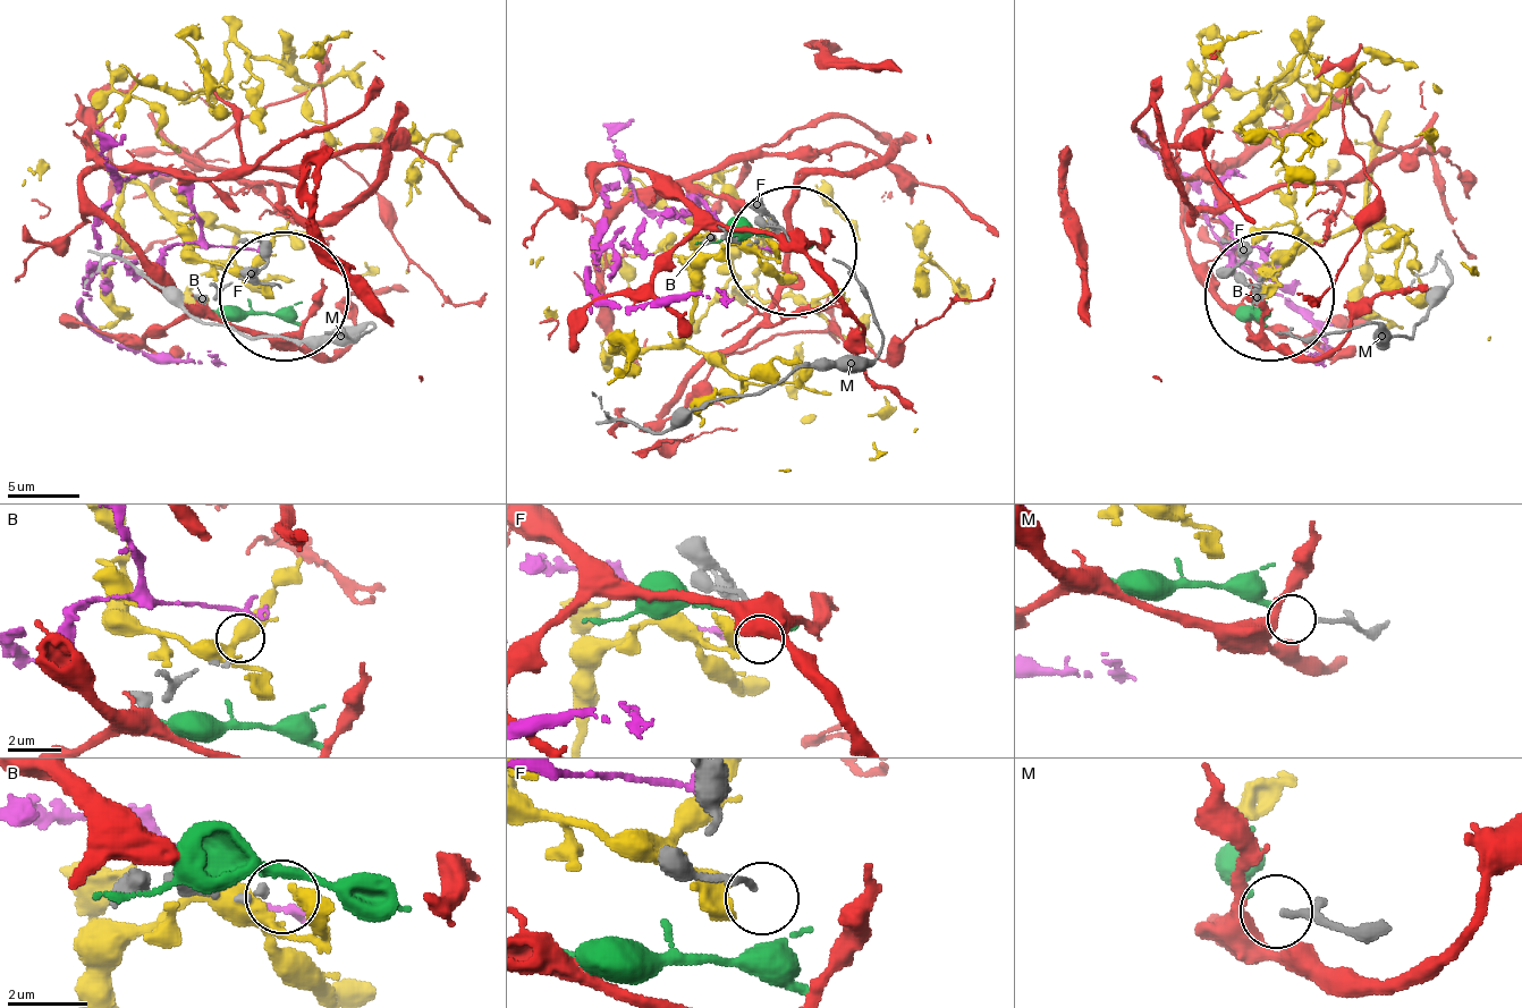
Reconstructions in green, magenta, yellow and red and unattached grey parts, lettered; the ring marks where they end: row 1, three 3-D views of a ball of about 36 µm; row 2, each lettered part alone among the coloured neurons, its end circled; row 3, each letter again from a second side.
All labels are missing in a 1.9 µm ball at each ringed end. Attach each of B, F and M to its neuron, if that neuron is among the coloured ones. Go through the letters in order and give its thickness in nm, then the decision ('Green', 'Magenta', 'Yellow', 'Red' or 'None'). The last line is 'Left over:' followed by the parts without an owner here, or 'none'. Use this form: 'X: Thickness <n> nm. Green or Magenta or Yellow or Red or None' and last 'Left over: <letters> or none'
B: Thickness 180 nm. Magenta
F: Thickness 150 nm. None
M: Thickness 160 nm. Green
Left over: F

